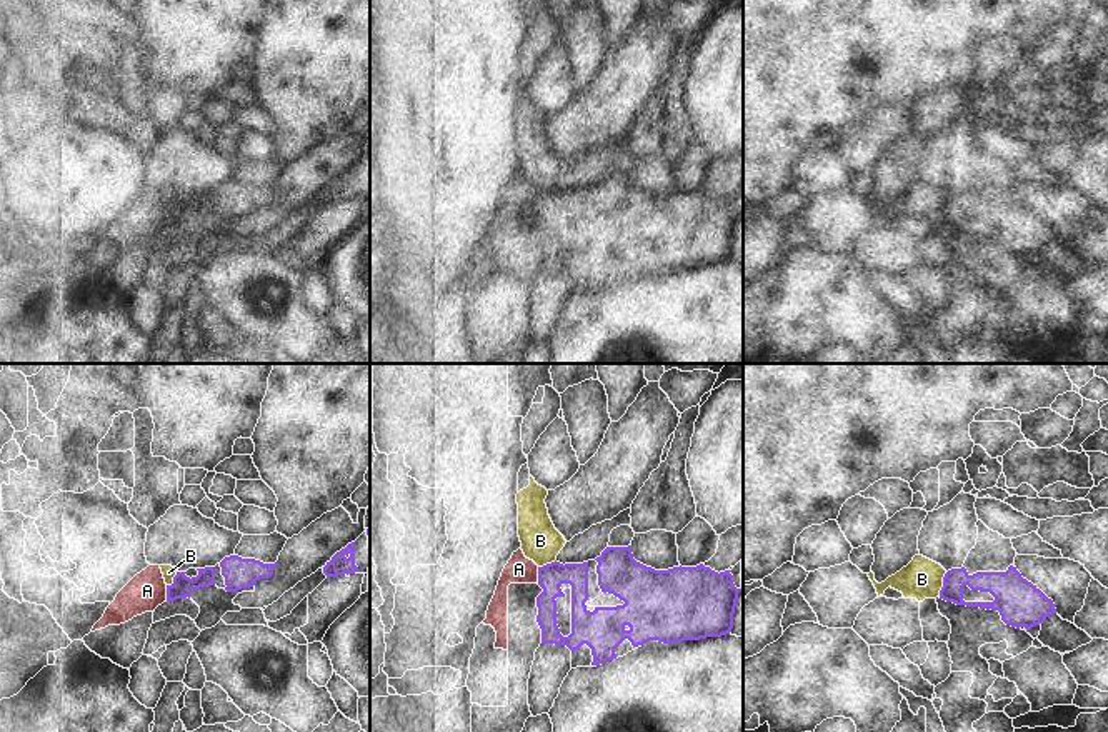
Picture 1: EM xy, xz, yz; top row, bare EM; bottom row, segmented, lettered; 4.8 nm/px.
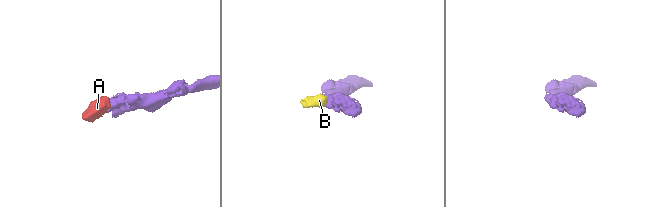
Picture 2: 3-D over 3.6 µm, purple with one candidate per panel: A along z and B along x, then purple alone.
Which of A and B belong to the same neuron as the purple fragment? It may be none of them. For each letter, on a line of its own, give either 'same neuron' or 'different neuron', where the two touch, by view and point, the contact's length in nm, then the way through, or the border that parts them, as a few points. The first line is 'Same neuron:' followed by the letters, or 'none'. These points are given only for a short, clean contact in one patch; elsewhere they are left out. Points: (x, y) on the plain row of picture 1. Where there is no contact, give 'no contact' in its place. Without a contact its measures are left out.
Same neuron: A
A: same neuron; meets purple in xy at (167, 220); contact 80 nm long; runs through xy (182, 212), (167, 220), (147, 217)
B: different neuron; meets purple in yz at (943, 210); contact 130 nm long; border along yz (947, 199), (938, 222)

